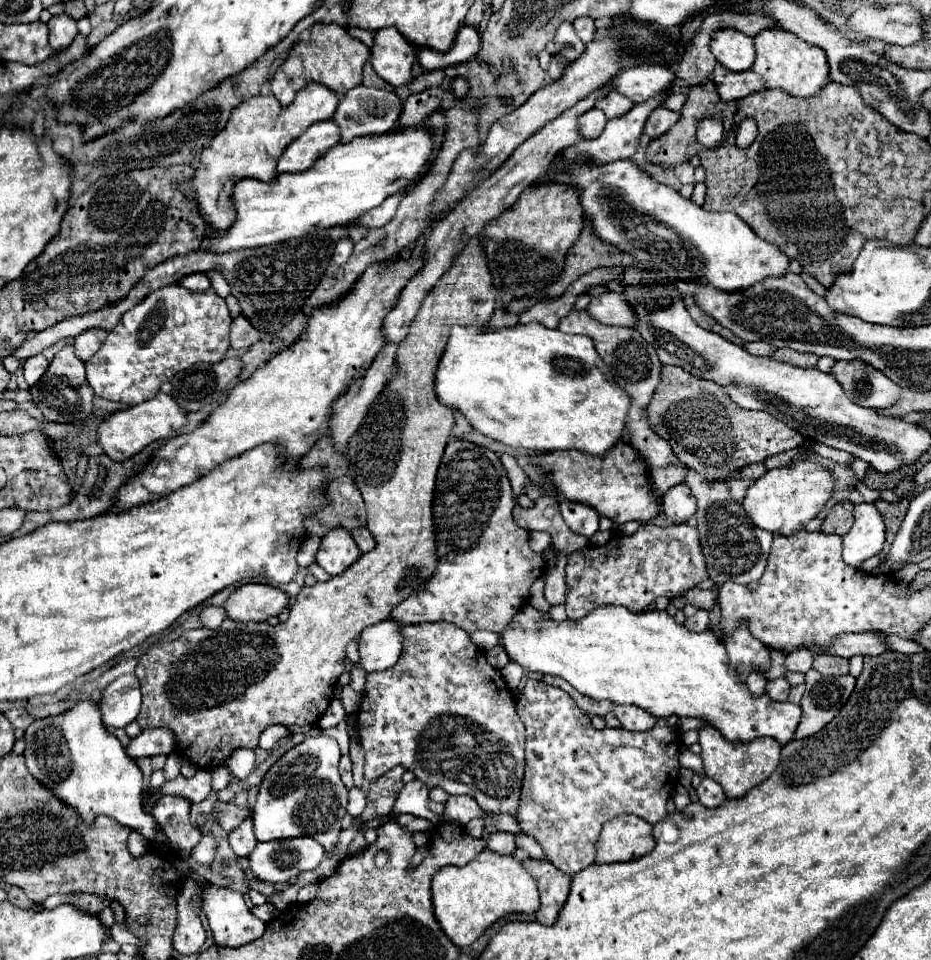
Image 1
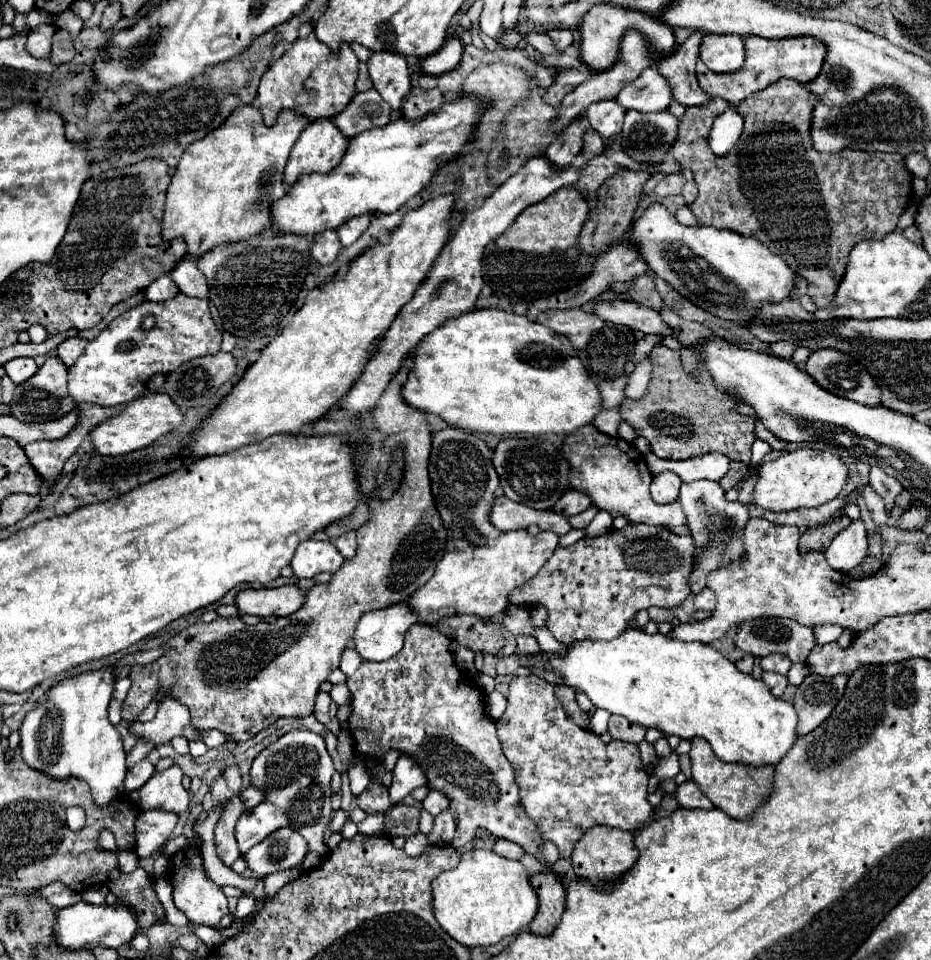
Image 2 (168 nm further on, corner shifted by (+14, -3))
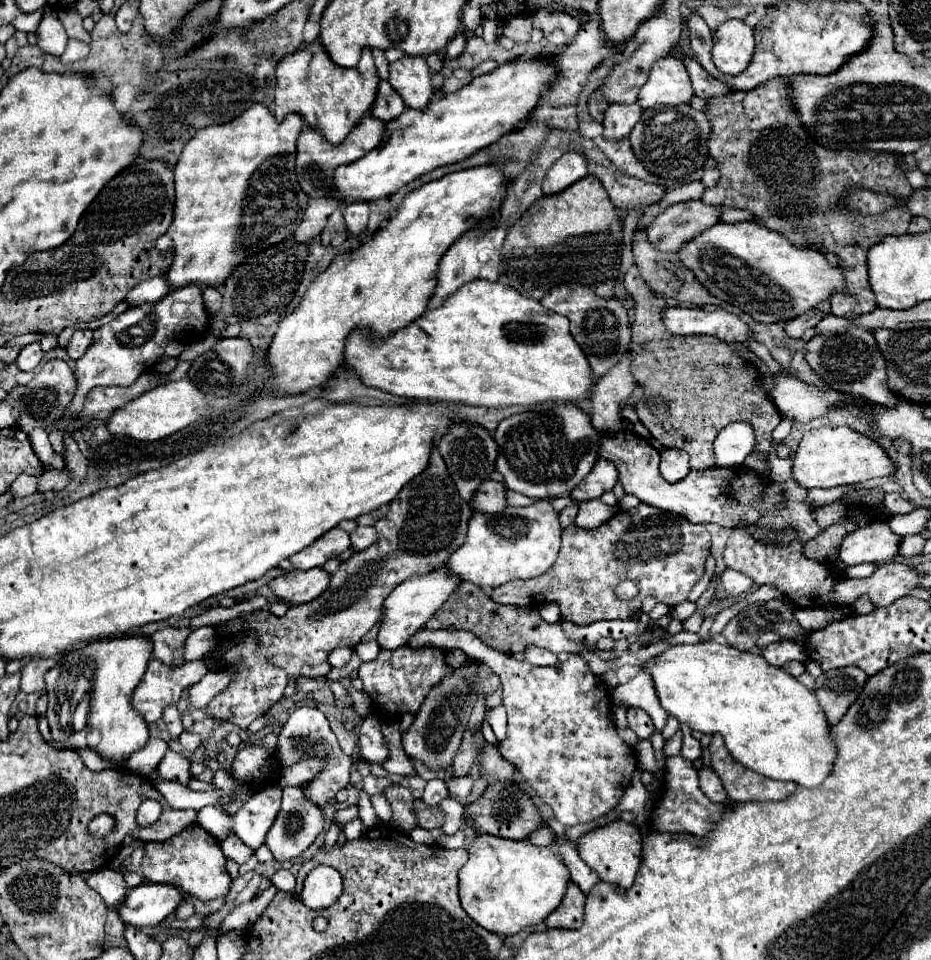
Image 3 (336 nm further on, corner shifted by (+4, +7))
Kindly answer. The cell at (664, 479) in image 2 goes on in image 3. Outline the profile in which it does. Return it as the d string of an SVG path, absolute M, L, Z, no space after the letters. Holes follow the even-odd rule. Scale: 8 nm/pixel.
M664 450L660 452L660 474L666 482L680 482L690 474L688 454L684 450Z

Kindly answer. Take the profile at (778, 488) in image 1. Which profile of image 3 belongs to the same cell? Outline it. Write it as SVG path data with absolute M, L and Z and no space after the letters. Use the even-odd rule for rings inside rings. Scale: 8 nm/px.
M822 426L818 430L806 432L798 444L792 464L792 478L806 490L858 484L870 478L890 476L892 472L894 464L884 454L884 450L874 440L848 426Z

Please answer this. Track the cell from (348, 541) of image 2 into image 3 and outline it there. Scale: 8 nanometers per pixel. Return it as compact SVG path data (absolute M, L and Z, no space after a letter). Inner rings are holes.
M356 526L354 532L350 534L350 540L352 540L352 548L356 552L366 550L376 540L376 530L374 530L374 526Z

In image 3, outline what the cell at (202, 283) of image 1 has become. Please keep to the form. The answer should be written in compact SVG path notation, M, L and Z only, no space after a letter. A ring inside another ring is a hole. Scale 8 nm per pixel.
M156 276L156 278L150 278L146 282L140 282L134 290L130 290L126 300L130 302L130 306L142 304L142 302L156 302L156 300L164 298L170 290L172 288L170 288L166 276Z

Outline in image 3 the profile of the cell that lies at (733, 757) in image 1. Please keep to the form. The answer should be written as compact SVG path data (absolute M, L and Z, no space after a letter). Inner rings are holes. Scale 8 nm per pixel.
M720 734L712 736L710 742L710 768L718 774L728 792L730 802L780 802L794 790L794 782L768 780L766 776L738 764L724 746Z

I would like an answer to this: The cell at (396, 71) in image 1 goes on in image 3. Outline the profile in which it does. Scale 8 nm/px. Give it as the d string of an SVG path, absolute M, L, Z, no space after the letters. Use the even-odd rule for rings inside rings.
M402 56L390 64L390 86L402 96L408 108L426 108L434 92L430 70L422 56Z

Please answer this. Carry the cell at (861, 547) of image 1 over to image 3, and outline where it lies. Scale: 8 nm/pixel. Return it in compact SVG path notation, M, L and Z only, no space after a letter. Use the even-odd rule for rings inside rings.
M872 522L866 528L856 528L842 540L838 558L846 566L864 562L882 564L898 552L898 544L900 536L894 534L886 522Z

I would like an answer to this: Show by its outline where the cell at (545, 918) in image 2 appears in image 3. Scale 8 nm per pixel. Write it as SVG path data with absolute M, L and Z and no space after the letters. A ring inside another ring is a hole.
M568 884L562 904L548 914L546 926L548 928L578 928L582 926L584 916L584 892L578 890L576 884Z

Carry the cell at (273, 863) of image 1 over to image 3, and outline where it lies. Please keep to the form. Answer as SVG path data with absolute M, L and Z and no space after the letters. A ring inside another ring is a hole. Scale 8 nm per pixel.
M282 788L284 798L282 798L282 810L274 822L274 826L270 828L270 832L266 834L266 846L270 848L272 856L278 862L284 860L292 860L296 856L300 856L302 852L308 850L308 846L316 840L316 836L324 830L324 818L322 818L322 810L318 806L314 806L310 800L304 798L302 788Z

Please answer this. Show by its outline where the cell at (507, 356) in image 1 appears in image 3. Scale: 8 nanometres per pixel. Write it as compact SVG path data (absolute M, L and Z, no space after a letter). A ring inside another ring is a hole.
M474 280L452 294L444 306L426 312L390 340L374 340L366 330L354 330L346 342L346 362L362 382L384 392L430 402L454 402L484 408L578 404L594 386L586 354L570 334L568 318L546 310L538 300L518 294L500 282Z

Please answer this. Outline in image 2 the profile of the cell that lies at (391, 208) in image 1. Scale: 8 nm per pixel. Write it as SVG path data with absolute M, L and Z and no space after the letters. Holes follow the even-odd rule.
M364 214L364 216L354 216L352 220L346 220L340 228L338 228L338 236L340 236L340 242L342 246L350 246L352 242L356 242L360 238L360 234L368 228L370 224L370 216Z

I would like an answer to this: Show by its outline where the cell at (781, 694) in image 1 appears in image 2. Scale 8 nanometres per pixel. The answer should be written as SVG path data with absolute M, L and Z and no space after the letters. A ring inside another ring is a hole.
M764 672L762 680L768 684L768 688L774 696L782 696L784 688L788 686L788 678L782 676L782 674L774 674L774 672Z

